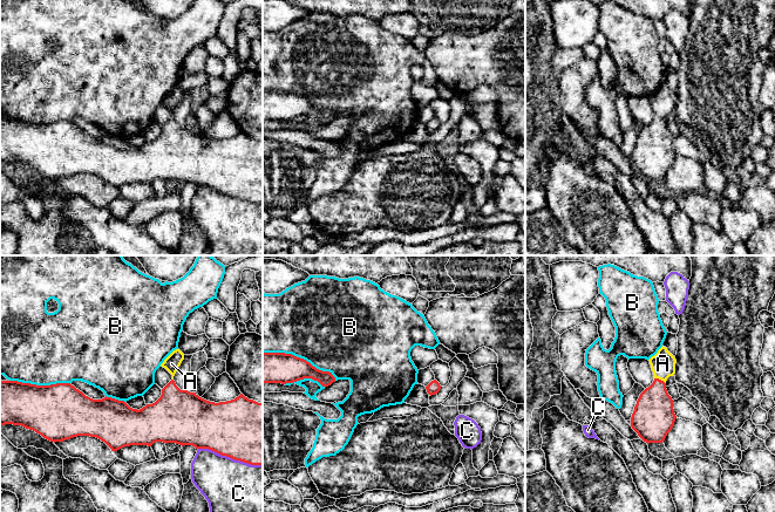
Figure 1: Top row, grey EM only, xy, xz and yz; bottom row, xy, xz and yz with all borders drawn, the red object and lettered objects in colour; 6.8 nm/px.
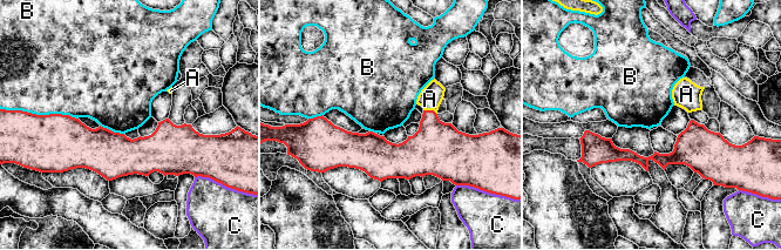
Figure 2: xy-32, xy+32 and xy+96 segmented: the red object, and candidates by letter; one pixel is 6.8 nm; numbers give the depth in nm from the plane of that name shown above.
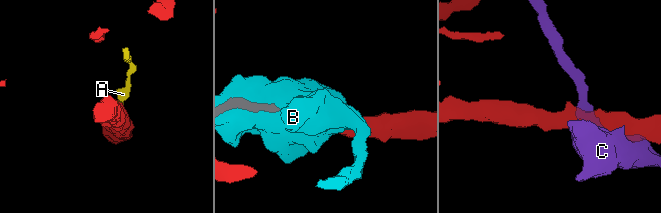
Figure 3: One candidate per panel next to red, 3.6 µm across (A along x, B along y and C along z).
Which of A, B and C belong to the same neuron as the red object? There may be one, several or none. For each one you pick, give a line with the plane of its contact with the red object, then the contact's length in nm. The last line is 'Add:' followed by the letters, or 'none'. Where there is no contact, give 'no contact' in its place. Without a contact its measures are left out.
A: contact in yz; length 90 nm
Add: A

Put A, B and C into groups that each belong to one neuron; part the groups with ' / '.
A / B / C

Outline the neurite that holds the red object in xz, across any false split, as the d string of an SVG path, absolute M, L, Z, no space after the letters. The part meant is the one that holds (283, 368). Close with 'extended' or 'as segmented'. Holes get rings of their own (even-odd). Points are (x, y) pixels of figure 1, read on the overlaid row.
M263 353L263 383L293 383L304 378L318 381L322 387L335 382L329 371L313 367L304 359L285 353Z; as segmented

